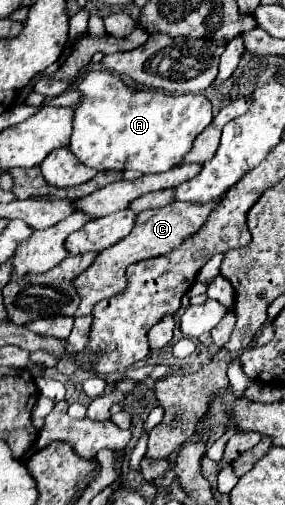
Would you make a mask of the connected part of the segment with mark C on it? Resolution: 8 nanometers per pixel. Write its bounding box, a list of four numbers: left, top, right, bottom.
[75,196,223,316]

